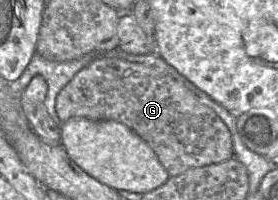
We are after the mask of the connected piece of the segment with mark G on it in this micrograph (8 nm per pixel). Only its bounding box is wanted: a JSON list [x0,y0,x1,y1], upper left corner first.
[56,56,234,177]

